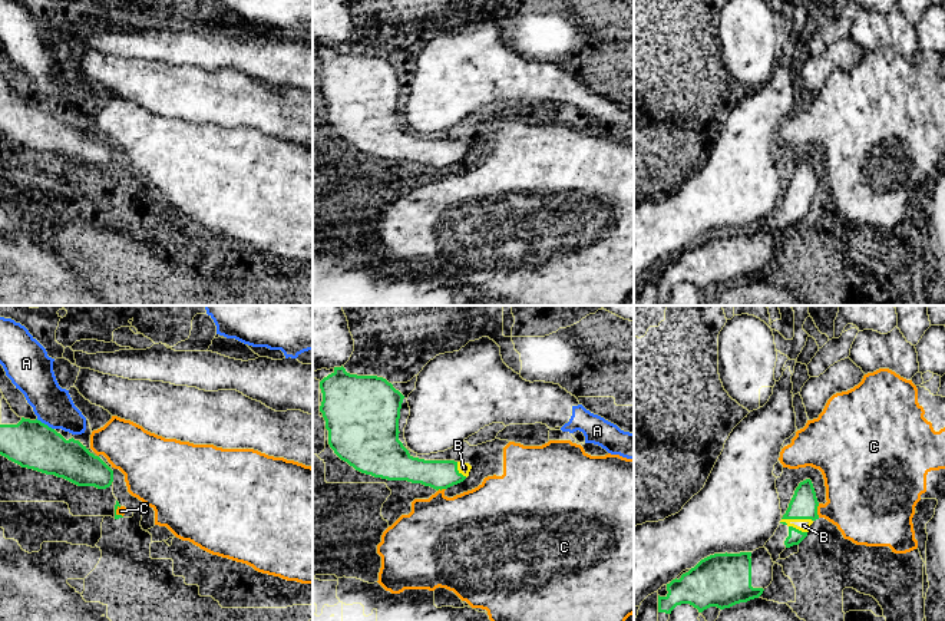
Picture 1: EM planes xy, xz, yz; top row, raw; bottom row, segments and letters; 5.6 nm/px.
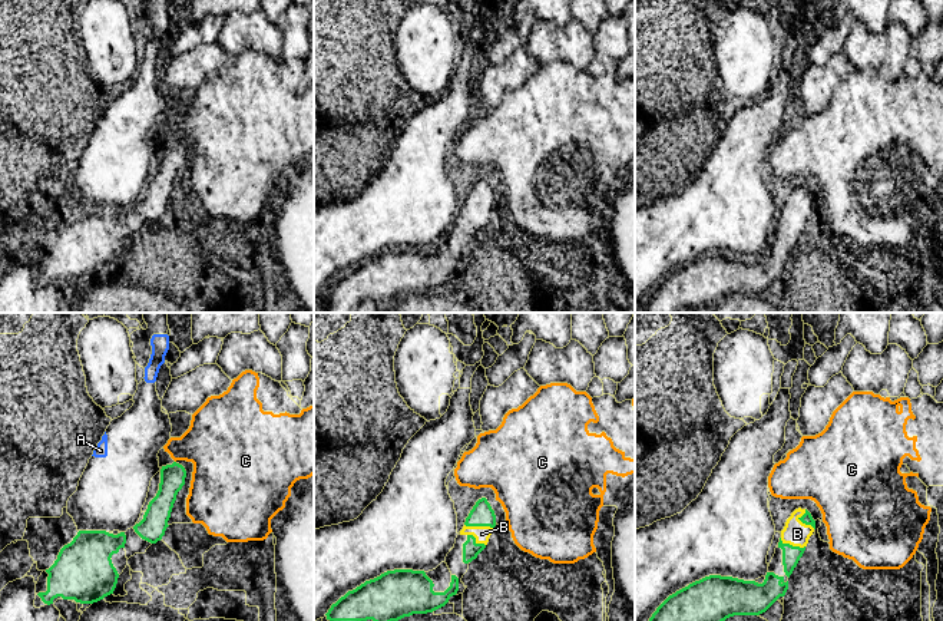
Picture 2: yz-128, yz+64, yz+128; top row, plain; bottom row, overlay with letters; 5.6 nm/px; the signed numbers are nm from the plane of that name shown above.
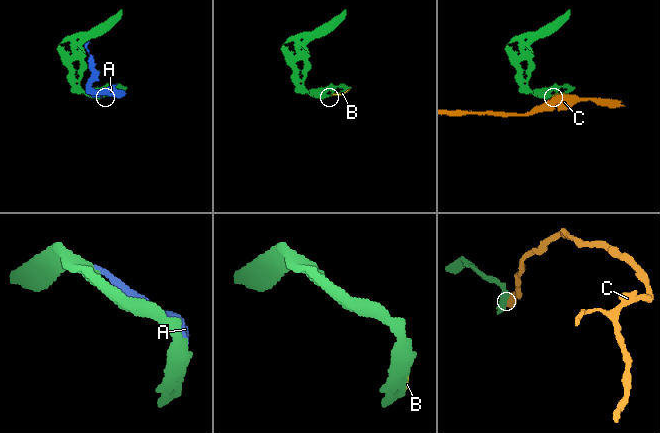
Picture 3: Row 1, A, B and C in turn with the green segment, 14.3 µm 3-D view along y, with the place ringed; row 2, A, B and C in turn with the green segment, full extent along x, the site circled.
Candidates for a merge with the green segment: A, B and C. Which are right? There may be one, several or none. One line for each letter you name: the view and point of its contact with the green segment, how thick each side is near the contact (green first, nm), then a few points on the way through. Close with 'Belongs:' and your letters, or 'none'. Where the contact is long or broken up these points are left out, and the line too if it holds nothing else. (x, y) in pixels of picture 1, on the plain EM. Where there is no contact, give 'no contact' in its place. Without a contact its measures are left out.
A: contact xy (43, 102); calibres 280 and 220 nm
B: contact yz (796, 197); calibres 160 and 70 nm
Belongs: A, B

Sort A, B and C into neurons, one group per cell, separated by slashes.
A B / C

